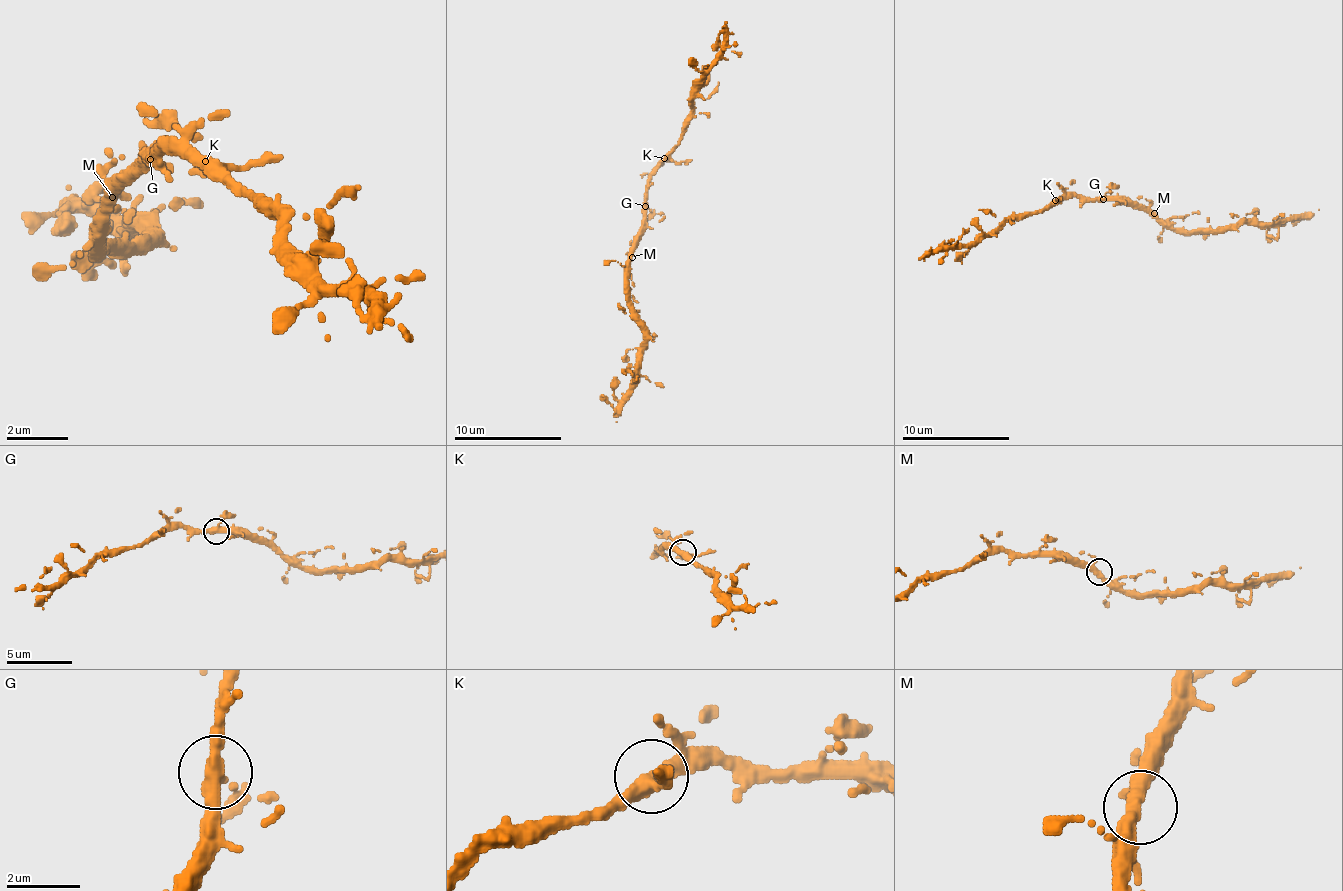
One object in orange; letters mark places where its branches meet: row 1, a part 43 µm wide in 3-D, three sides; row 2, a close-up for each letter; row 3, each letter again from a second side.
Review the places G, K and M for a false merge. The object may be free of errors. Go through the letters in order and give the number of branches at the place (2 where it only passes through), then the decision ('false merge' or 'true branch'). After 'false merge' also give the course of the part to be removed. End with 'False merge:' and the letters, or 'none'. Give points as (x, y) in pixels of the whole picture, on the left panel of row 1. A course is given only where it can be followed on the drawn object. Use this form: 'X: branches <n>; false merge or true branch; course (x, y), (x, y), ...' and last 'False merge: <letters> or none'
G: branches 3; true branch
K: branches 3; true branch
M: branches 3; true branch
False merge: none

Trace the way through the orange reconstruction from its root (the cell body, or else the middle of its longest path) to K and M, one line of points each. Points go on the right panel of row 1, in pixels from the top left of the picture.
K: (1114, 199), (1082, 197), (1055, 199)
M: (1114, 199), (1133, 202), (1154, 213)

